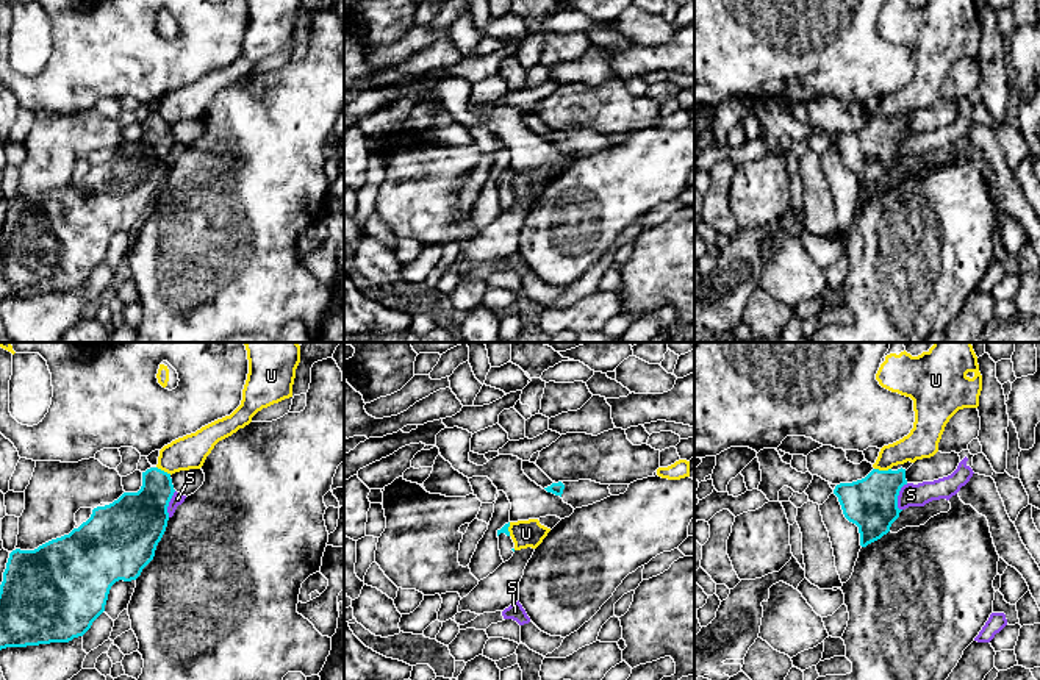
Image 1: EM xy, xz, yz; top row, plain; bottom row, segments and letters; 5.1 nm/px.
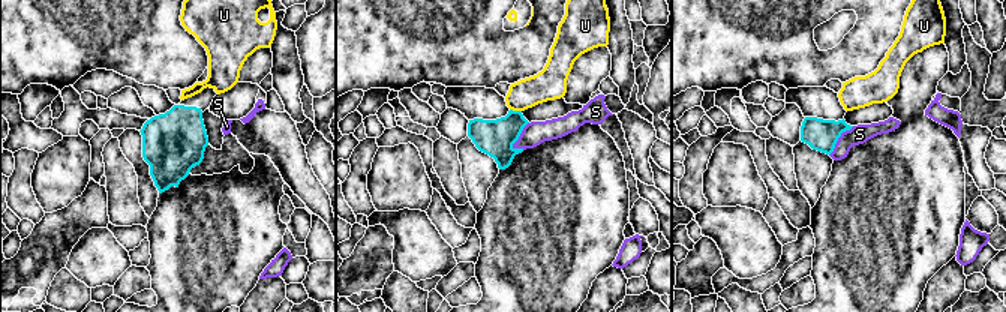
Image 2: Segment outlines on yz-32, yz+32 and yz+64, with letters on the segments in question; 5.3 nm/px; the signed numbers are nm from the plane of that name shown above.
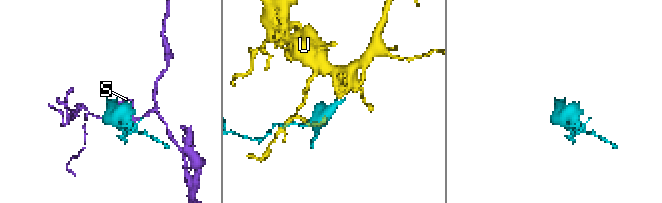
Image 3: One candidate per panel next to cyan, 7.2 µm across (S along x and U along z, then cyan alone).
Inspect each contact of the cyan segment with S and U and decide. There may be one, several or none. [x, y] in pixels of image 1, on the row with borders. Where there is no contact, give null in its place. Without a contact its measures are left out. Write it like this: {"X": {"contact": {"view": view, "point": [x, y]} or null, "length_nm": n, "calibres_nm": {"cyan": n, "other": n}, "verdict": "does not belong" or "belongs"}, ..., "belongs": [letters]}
{"S": {"contact": {"view": "yz", "point": [898, 494]}, "length_nm": 150, "calibres_nm": {"cyan": 280, "other": 120}, "verdict": "does not belong"}, "U": {"contact": {"view": "yz", "point": [882, 471]}, "length_nm": 90, "calibres_nm": {"cyan": 280, "other": 160}, "verdict": "does not belong"}, "belongs": []}

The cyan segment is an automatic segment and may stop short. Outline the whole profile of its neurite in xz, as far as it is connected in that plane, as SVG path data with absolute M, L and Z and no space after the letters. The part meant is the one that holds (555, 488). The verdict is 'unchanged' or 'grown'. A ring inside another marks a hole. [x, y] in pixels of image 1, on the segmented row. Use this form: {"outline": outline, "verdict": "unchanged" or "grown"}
{"outline": "M591 480L579 481L558 481L544 488L547 492L560 496L565 503L571 505L574 510L593 505L610 497L610 485L601 485Z", "verdict": "grown"}

